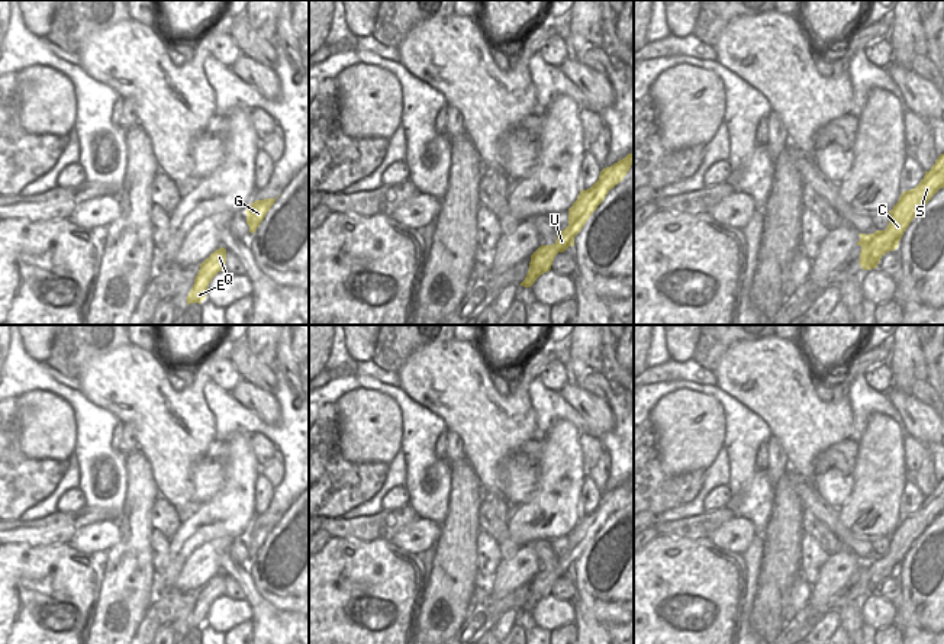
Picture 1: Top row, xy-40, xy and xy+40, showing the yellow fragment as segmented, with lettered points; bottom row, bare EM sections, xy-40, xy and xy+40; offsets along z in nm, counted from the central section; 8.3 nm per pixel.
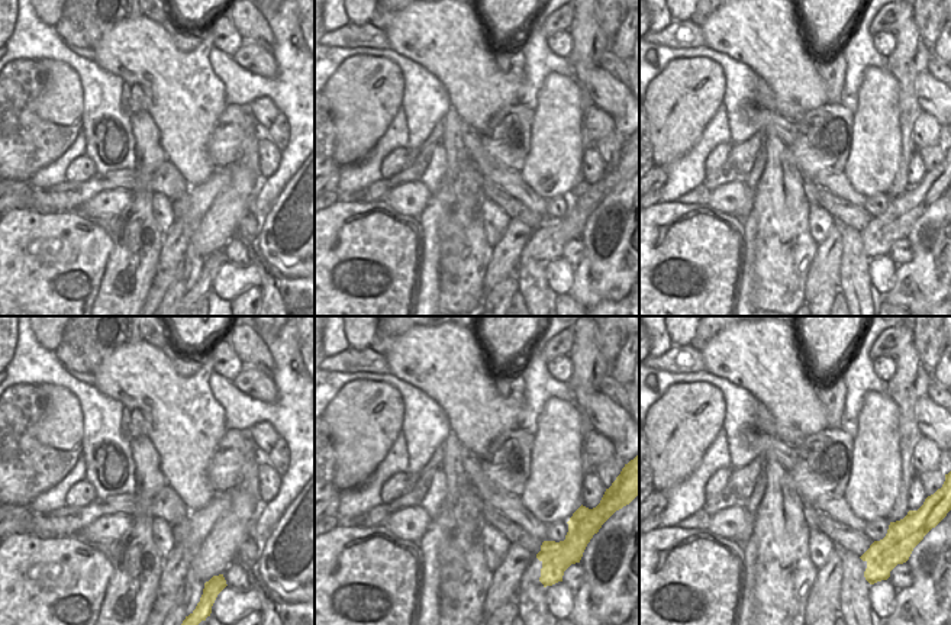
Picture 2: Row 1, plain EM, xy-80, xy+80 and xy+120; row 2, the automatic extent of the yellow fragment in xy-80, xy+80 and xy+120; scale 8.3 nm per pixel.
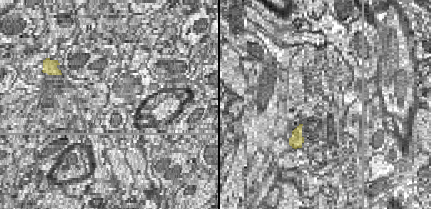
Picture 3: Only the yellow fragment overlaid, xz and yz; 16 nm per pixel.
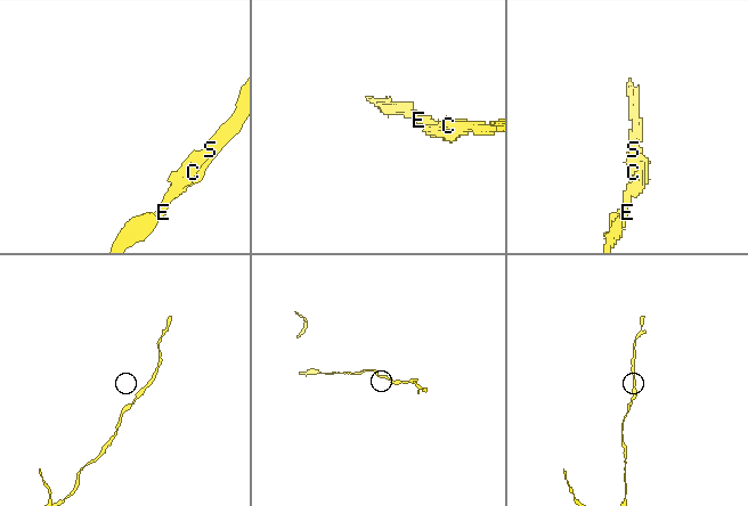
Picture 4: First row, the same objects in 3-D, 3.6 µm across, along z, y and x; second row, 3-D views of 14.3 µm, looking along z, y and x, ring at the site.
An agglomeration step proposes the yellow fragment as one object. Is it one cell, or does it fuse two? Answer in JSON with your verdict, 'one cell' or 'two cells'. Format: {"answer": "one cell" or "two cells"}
{"answer": "one cell"}

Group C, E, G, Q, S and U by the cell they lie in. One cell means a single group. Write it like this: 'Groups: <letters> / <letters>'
Groups: C E G Q S U.

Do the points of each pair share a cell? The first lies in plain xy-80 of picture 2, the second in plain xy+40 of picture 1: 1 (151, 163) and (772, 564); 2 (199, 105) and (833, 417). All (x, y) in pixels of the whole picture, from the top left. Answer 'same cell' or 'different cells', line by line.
1: same cell
2: same cell

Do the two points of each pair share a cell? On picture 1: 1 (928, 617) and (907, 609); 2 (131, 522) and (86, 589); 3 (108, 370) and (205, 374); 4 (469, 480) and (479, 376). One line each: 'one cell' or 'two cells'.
1: one cell
2: two cells
3: one cell
4: two cells

